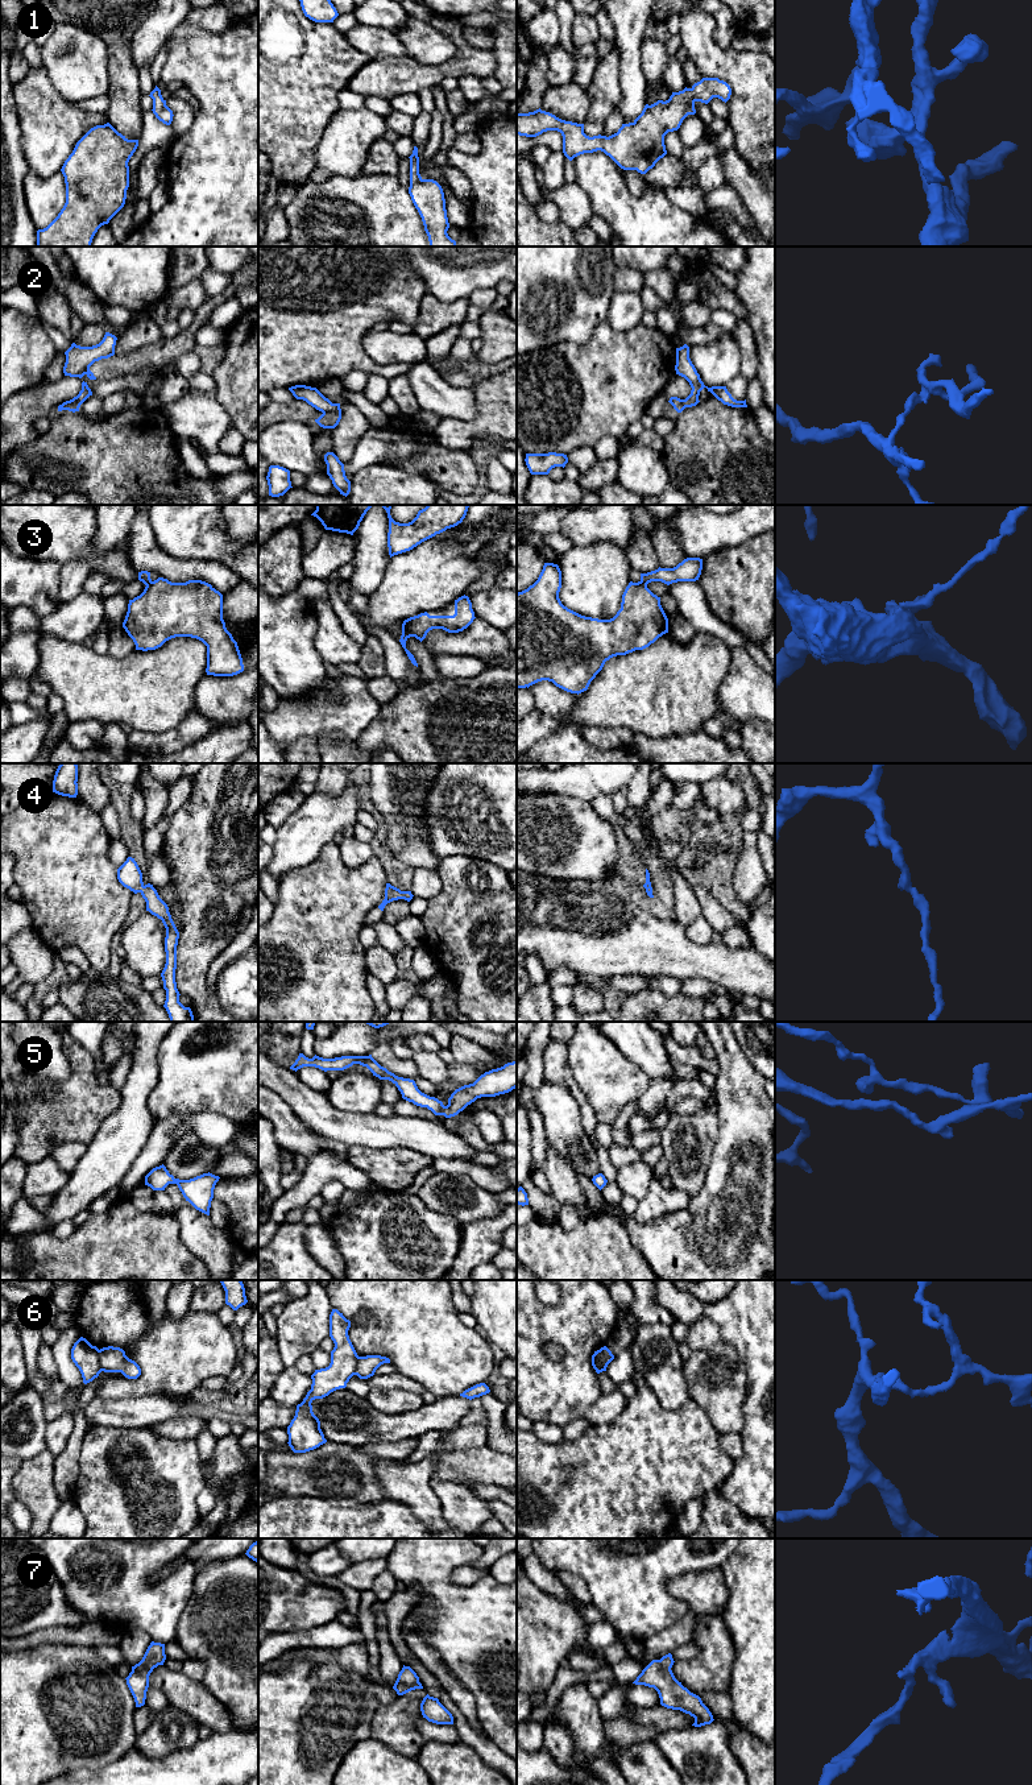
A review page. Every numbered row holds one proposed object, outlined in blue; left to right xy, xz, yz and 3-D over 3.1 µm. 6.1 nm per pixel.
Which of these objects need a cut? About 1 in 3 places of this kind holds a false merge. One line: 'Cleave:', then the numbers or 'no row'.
Cleave: 2, 3, 6

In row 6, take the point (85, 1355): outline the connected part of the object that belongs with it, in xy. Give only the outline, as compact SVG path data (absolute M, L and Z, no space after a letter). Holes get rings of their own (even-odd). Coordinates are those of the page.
M80 1337L71 1349L71 1359L79 1368L83 1383L87 1384L99 1376L101 1366L99 1363L99 1349Z

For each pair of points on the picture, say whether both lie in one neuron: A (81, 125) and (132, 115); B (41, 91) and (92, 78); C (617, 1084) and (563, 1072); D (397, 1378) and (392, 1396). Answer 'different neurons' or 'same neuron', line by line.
A: different neurons
B: different neurons
C: different neurons
D: different neurons

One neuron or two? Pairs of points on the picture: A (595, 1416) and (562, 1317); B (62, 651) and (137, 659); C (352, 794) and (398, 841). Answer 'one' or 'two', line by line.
A: two
B: one
C: two

